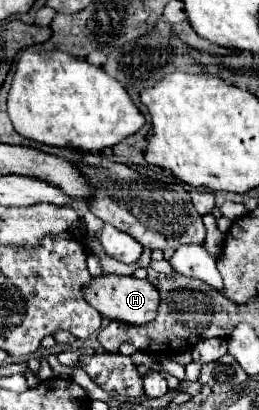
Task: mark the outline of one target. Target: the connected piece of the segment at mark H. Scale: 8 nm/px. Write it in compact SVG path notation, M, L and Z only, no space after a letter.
M102 274L98 278L90 278L90 282L82 288L82 294L88 304L92 304L102 316L108 316L112 320L122 320L128 324L146 324L154 320L156 308L160 302L158 290L148 280L140 280L136 276L130 278L118 278L118 274Z

